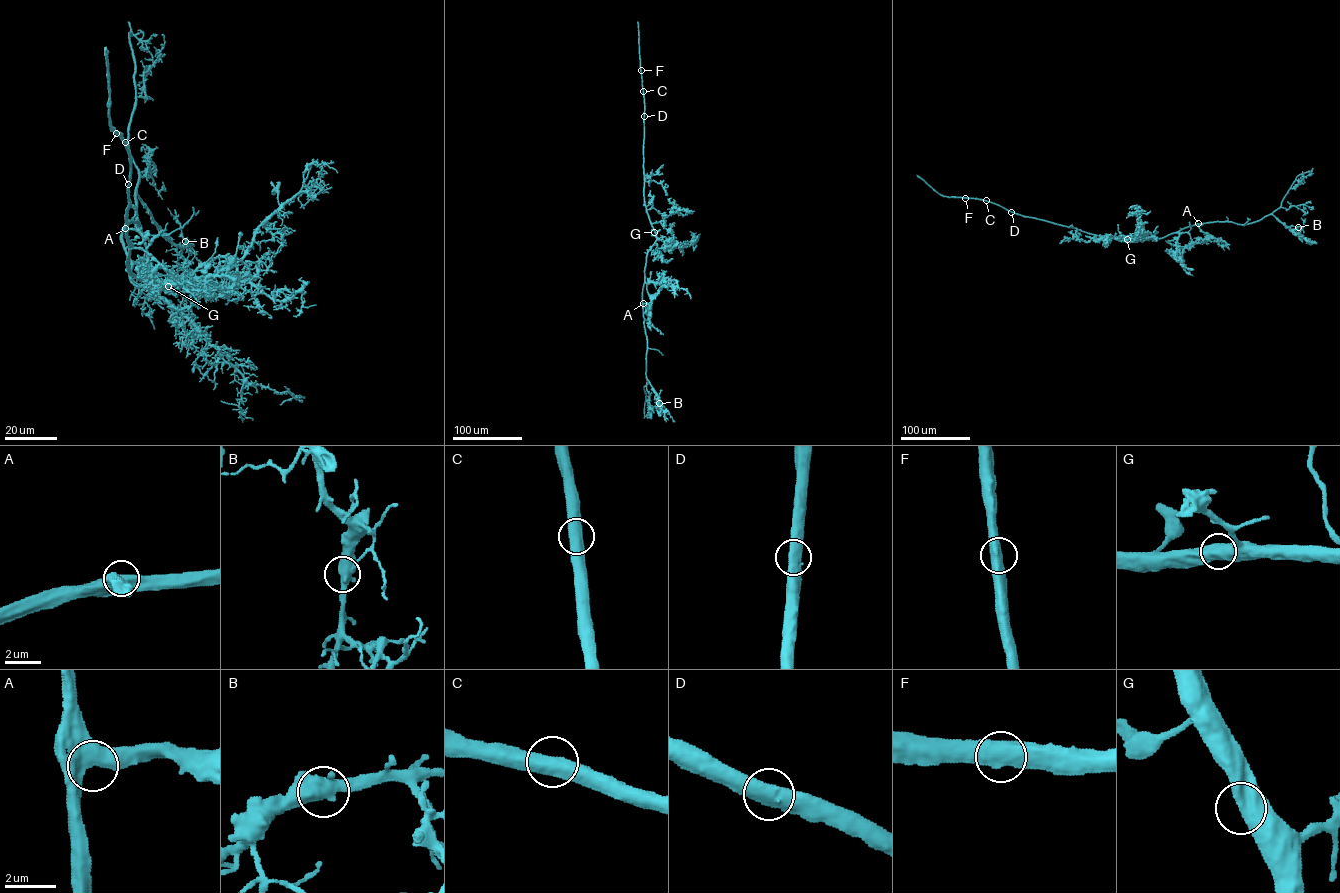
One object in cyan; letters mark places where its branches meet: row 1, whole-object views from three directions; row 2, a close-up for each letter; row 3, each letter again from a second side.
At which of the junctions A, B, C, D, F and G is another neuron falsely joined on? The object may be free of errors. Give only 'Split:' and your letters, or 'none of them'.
Split: none of them

